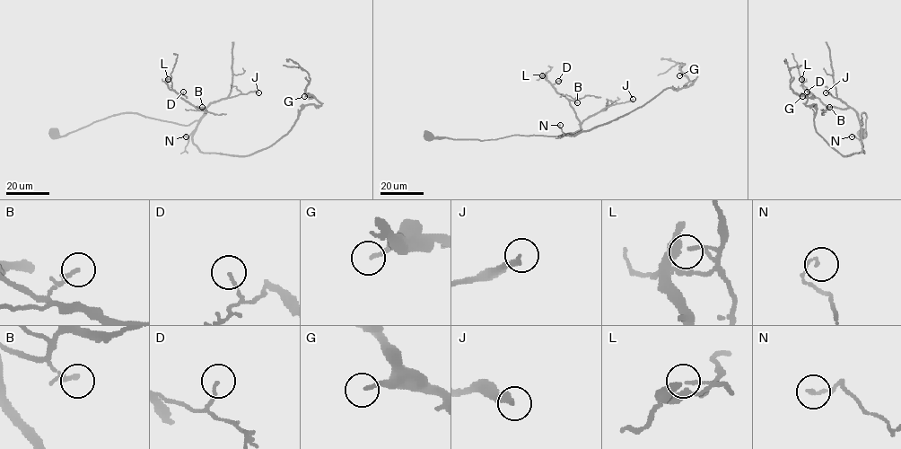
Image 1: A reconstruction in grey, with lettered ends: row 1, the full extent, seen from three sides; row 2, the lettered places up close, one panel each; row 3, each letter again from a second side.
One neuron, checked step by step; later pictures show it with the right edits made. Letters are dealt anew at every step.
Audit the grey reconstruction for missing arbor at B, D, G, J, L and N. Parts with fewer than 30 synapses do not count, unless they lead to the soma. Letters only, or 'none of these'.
none of these

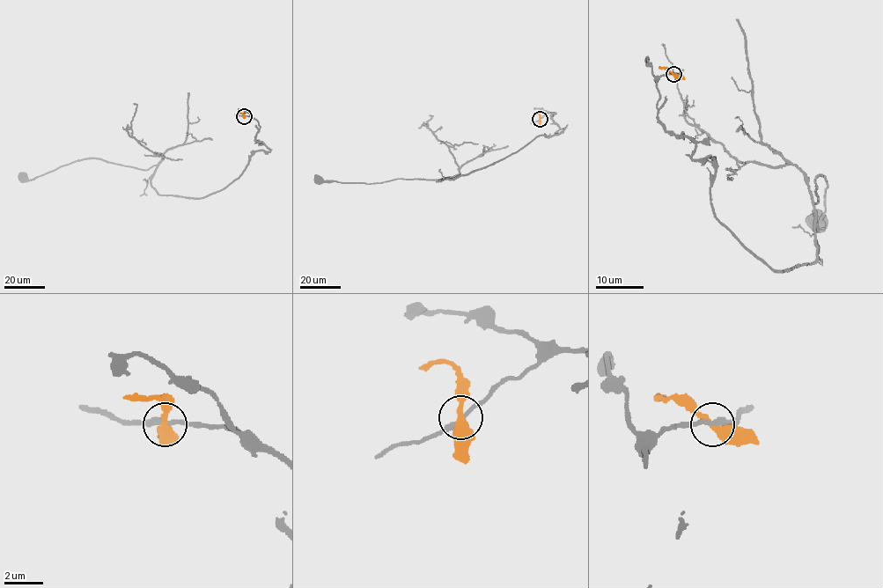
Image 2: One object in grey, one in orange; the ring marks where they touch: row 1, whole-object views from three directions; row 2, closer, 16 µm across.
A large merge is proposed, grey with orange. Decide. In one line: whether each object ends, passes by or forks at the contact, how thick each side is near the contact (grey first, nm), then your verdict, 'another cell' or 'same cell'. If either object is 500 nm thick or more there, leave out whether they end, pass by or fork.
grey passes by; orange passes by; calibres 240 and 380 nm; another cell

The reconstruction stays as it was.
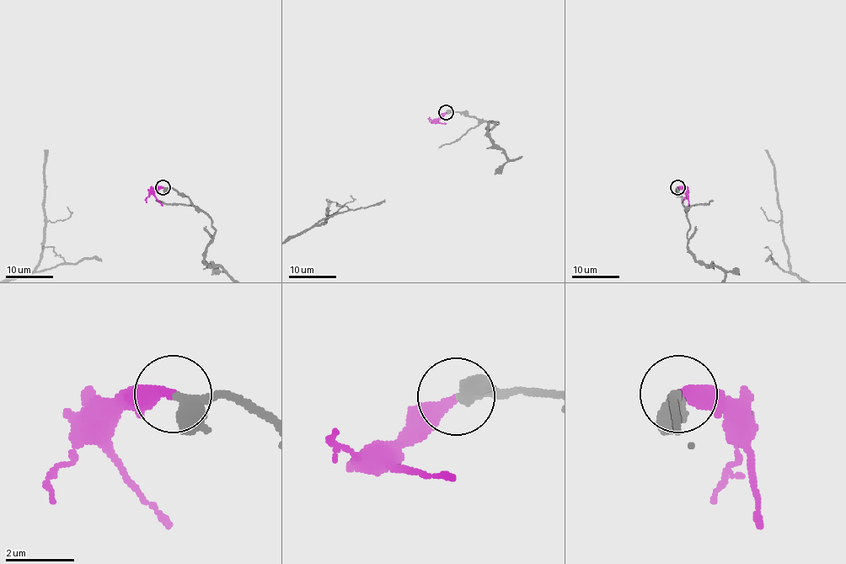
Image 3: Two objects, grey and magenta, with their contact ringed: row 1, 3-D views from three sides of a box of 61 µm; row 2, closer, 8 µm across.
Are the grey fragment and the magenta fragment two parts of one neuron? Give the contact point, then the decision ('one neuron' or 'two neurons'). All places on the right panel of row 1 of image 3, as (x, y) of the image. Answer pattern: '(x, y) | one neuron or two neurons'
(677, 187) | one neuron

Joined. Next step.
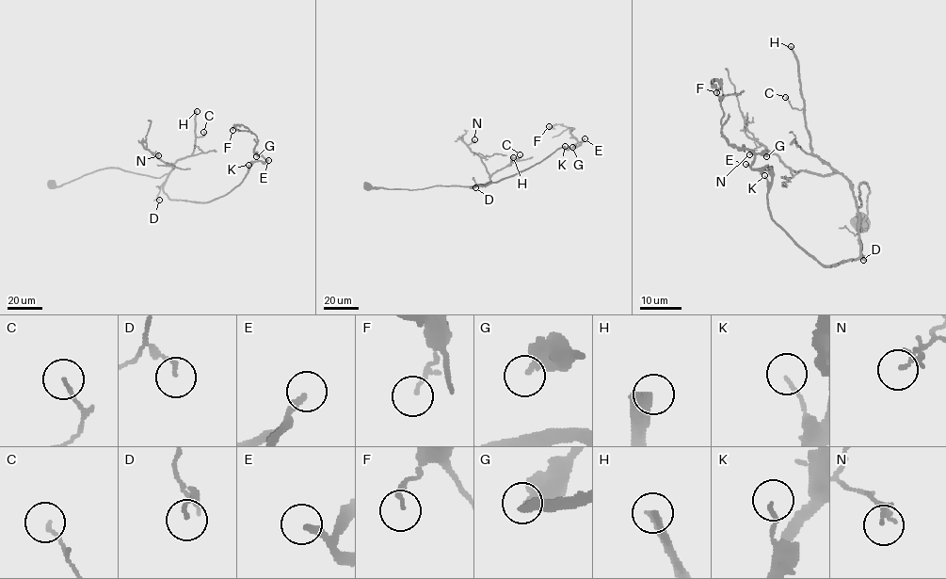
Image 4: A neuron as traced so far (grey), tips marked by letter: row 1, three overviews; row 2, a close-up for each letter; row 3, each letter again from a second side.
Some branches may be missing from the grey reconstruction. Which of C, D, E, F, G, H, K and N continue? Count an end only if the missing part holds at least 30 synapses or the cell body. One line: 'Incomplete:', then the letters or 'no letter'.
Incomplete: E, H

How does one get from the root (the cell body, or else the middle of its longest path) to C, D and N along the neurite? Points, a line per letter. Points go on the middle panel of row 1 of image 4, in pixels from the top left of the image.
C: (368, 186), (413, 190), (436, 185), (472, 186), (489, 183), (495, 172), (509, 166), (520, 154)
D: (368, 186), (413, 190), (436, 185), (484, 184), (475, 187)
N: (368, 186), (413, 190), (489, 183), (489, 174), (485, 164), (467, 145), (474, 139)

